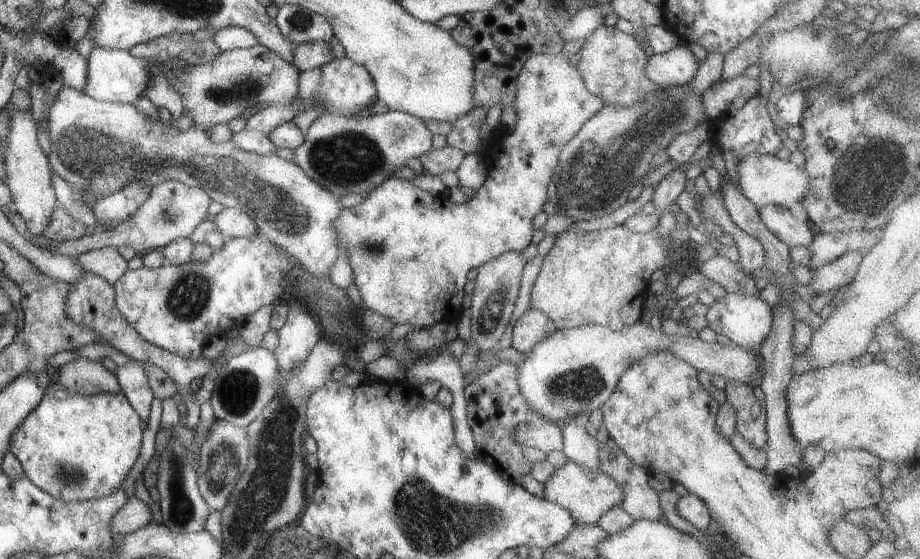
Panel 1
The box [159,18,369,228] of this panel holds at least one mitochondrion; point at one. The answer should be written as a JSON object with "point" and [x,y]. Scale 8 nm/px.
{"point":[245,87]}

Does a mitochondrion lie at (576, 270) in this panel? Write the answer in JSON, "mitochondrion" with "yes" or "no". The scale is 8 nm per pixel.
{"mitochondrion":"no"}

